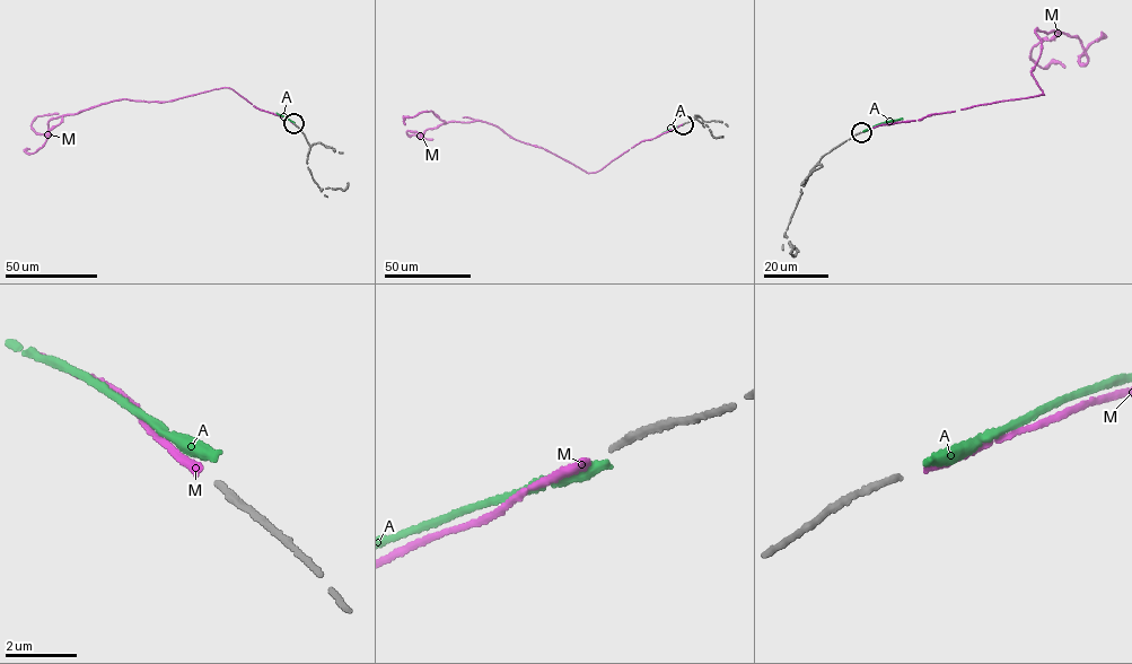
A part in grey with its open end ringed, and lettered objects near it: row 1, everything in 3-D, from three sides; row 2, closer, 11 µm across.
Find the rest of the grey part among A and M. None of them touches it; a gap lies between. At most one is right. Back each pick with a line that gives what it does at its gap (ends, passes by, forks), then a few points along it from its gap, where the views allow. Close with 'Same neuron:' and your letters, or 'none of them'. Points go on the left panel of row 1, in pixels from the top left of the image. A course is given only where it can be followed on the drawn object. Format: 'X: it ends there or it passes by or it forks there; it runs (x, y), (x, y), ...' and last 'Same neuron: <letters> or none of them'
M: it ends there; it runs (292, 123), (225, 87), (166, 102), (102, 103), (52, 119), (49, 134), (33, 131), (36, 118), (58, 113)
Same neuron: M

